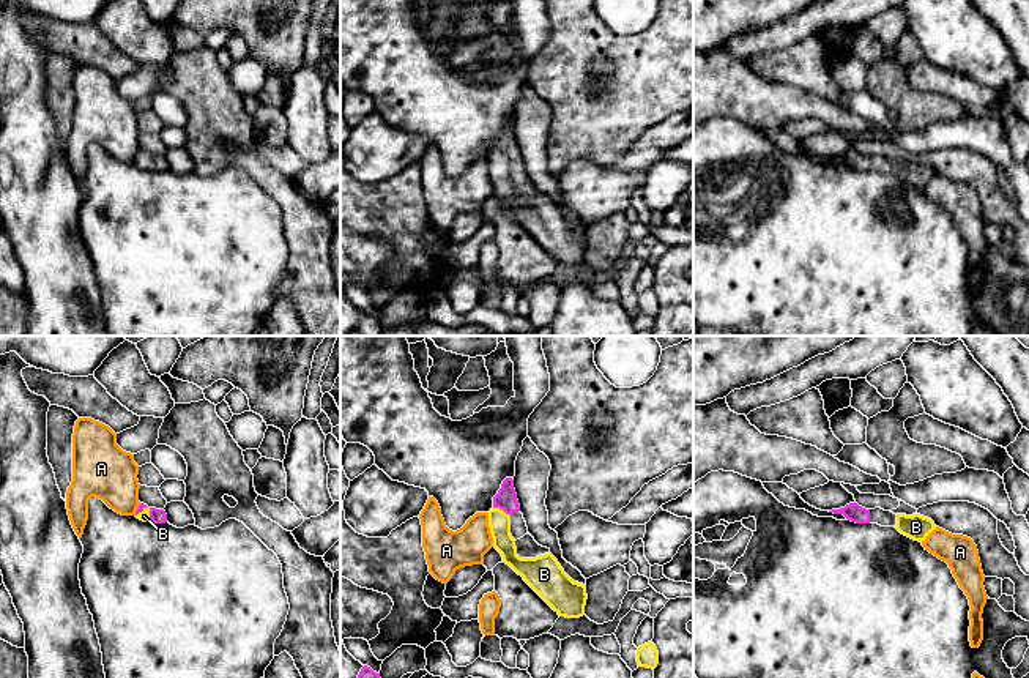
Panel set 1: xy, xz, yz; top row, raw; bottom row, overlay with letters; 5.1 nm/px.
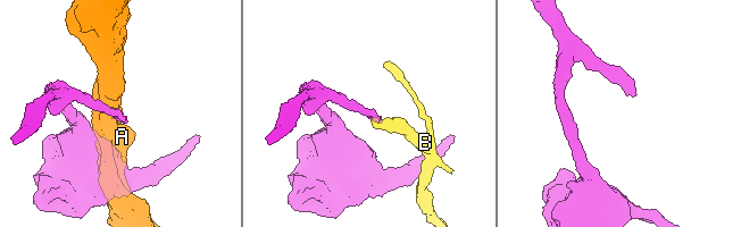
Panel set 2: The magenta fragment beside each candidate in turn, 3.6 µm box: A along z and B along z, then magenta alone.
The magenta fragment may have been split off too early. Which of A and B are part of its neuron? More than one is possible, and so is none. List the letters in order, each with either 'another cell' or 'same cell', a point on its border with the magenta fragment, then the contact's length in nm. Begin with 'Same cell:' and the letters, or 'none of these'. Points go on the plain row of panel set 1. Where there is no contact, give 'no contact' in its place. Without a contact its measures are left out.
Same cell: B
A: another cell; meets magenta in xy at (137, 156); contact 70 nm long
B: same cell; meets magenta in xz at (501, 155); contact 100 nm long

